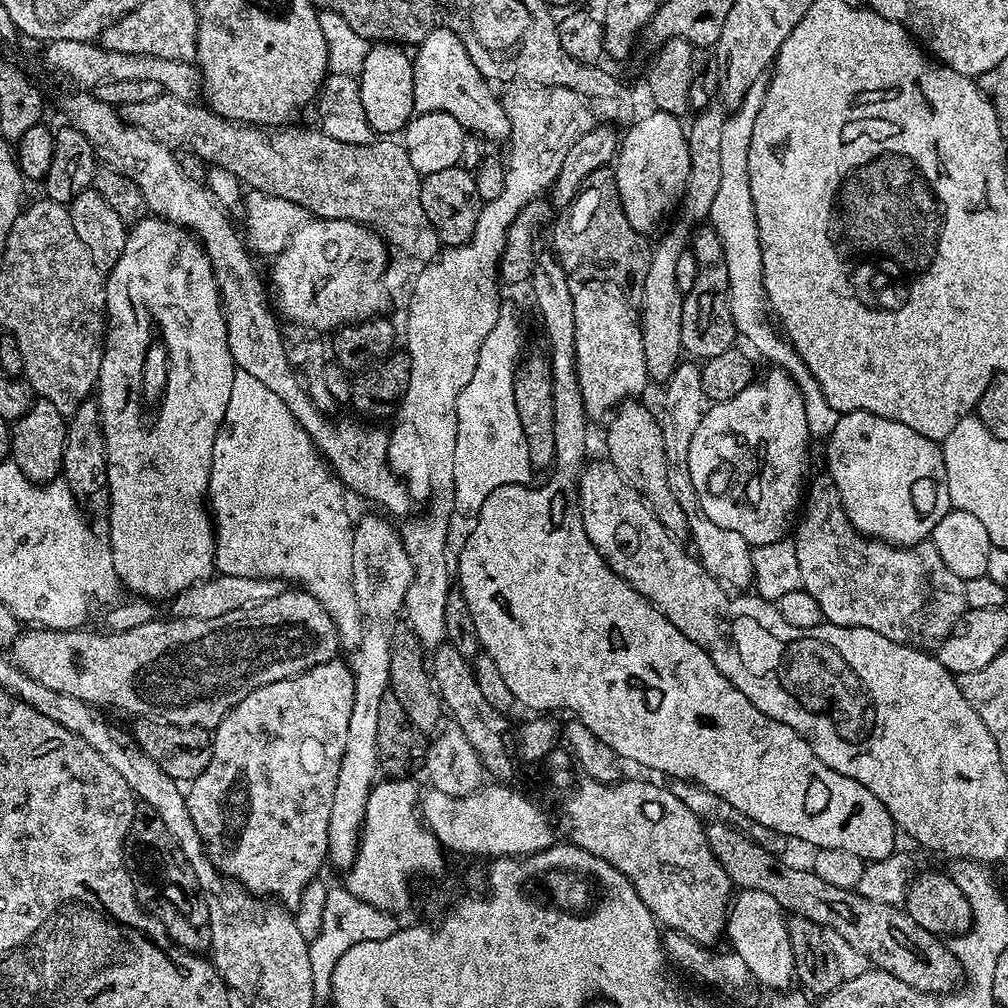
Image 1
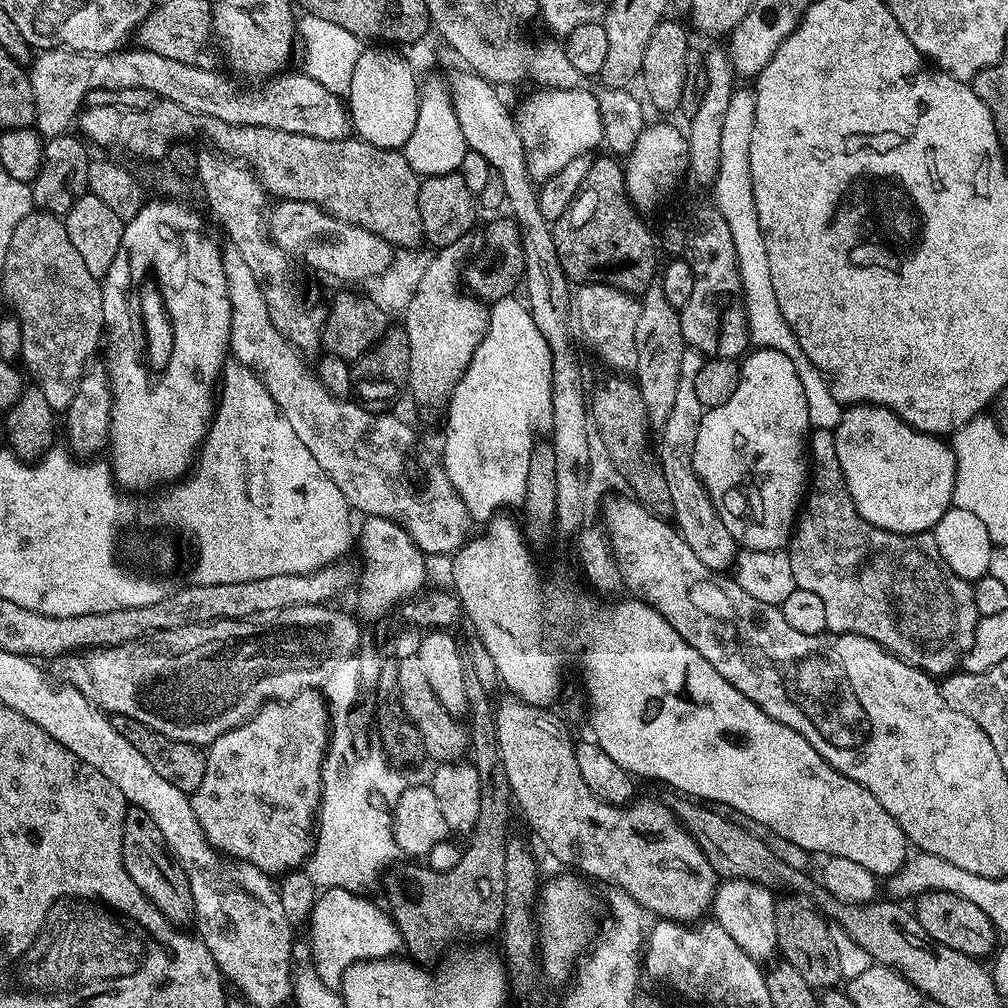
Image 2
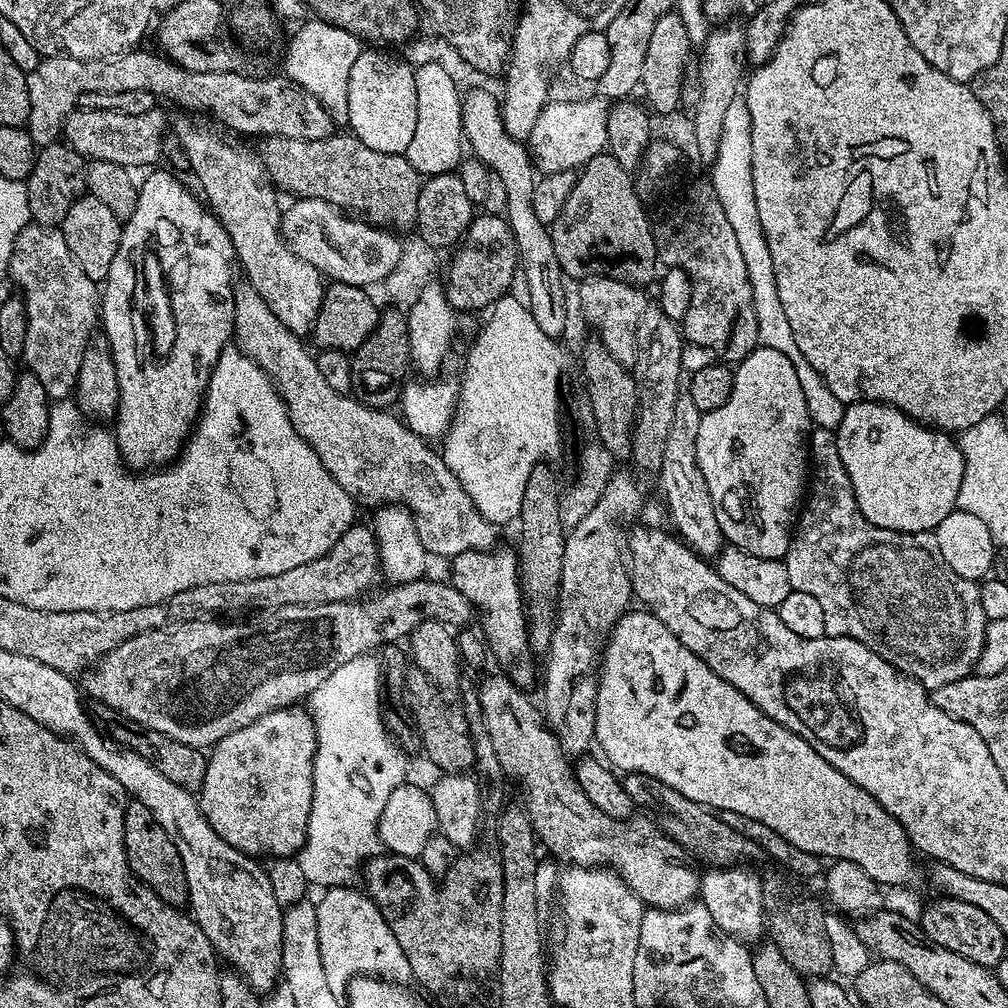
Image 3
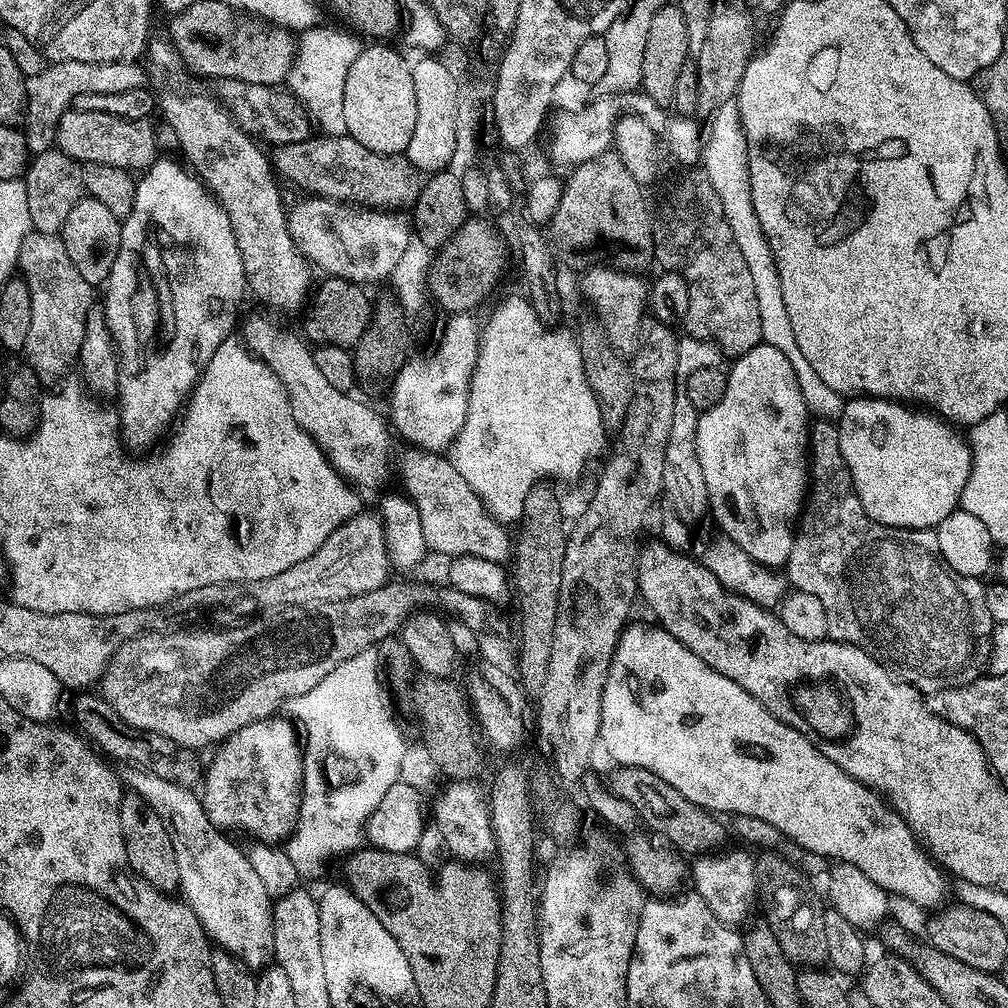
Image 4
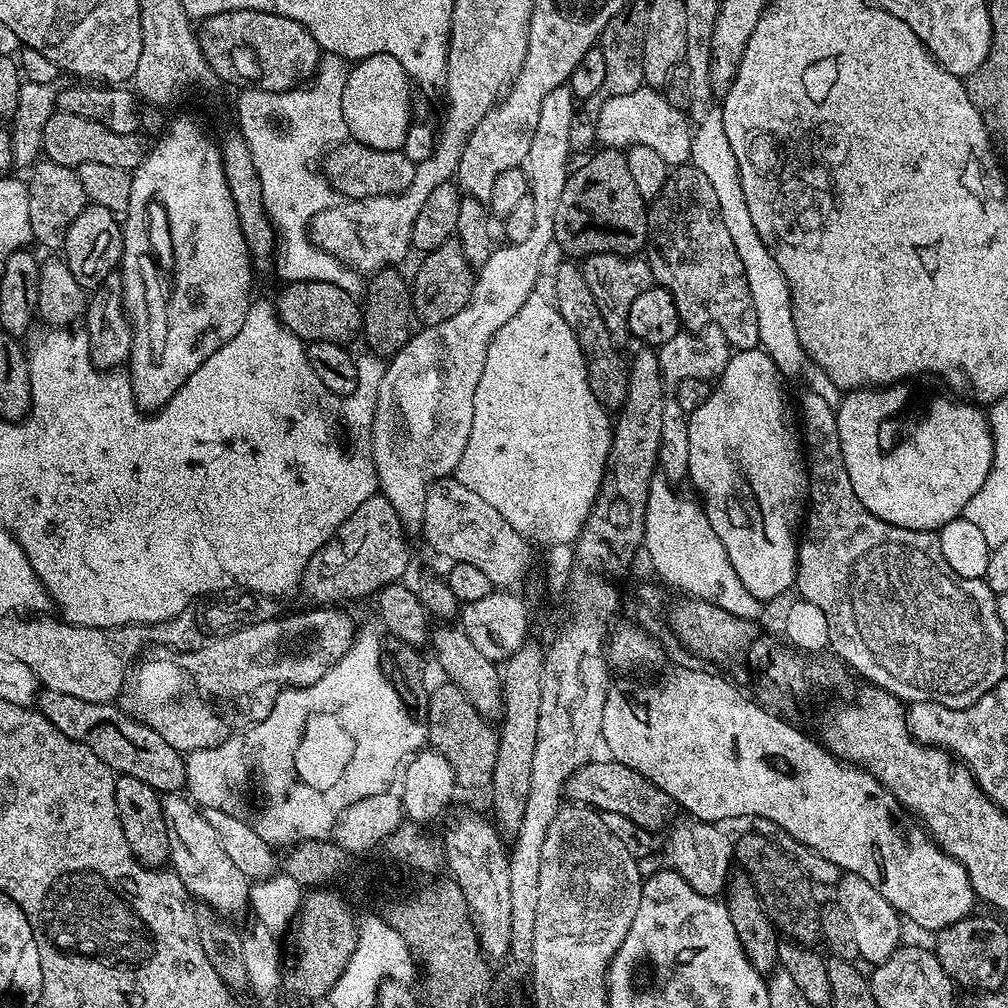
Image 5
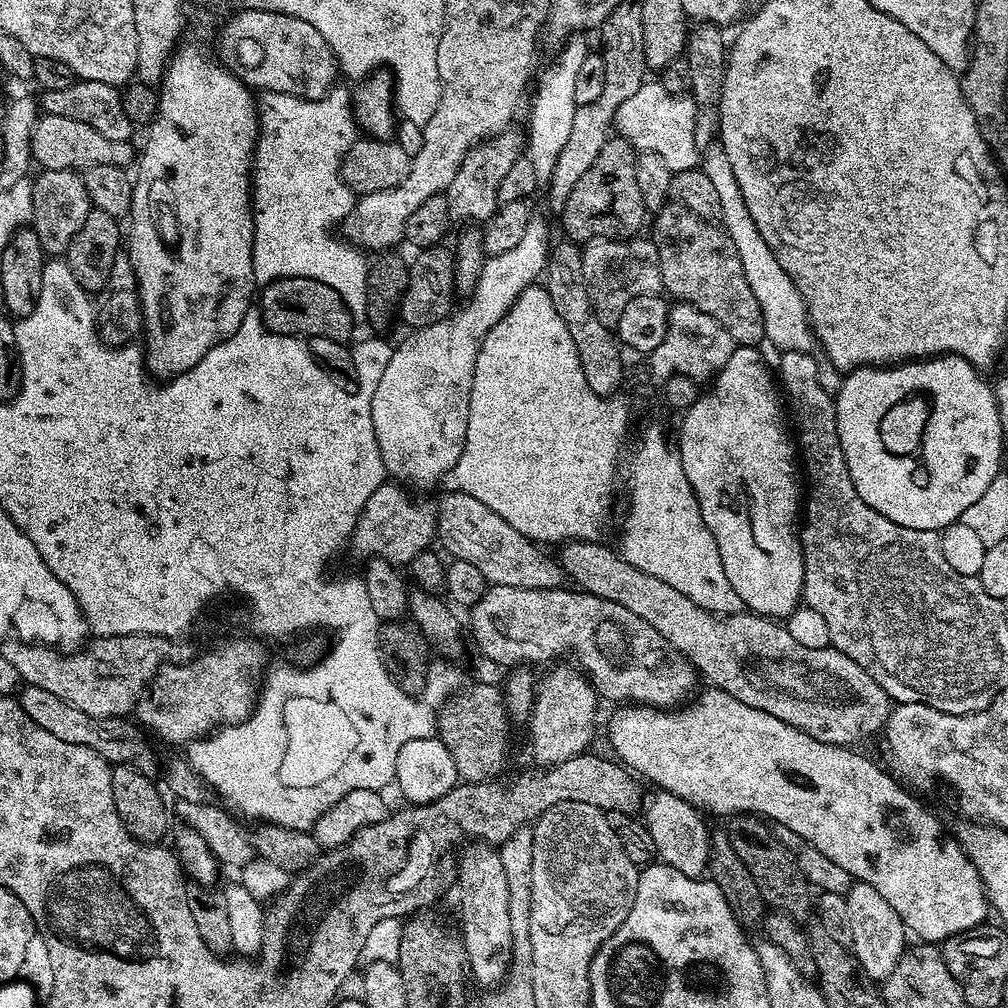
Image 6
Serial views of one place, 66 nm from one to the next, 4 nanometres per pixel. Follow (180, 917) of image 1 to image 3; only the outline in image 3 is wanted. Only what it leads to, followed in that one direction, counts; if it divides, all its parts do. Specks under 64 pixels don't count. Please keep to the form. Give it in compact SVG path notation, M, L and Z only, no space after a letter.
M132 800L124 806L124 845L130 870L142 883L152 888L162 902L169 906L188 904L186 874L182 870L178 850L170 834L166 834L166 830L158 826L158 818L154 818L154 814L150 814L150 810L146 810L146 806L142 806L142 802L137 800Z

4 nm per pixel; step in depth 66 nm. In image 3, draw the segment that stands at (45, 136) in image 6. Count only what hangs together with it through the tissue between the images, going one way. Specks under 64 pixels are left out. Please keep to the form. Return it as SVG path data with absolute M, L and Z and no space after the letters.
M159 107L146 114L122 114L114 110L80 108L70 113L62 129L63 139L69 148L88 160L118 162L129 170L147 169L156 159L161 159L164 137L169 131L168 120Z

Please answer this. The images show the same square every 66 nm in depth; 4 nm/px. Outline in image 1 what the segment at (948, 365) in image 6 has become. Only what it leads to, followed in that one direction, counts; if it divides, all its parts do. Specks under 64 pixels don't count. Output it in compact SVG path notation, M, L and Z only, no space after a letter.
M845 412L826 444L826 475L838 486L846 514L863 536L897 546L917 544L931 537L934 526L952 508L941 445L922 438L918 430L878 414Z

